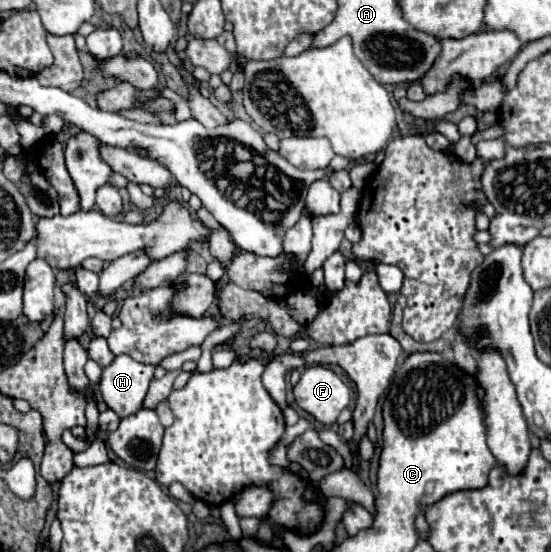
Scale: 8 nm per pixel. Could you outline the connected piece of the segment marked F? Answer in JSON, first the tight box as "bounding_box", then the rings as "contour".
{"bounding_box":[294,365,350,425],"contour":[[[310,365],[294,387],[298,405],[308,411],[318,423],[332,425],[340,411],[350,403],[348,385],[328,367]]]}

